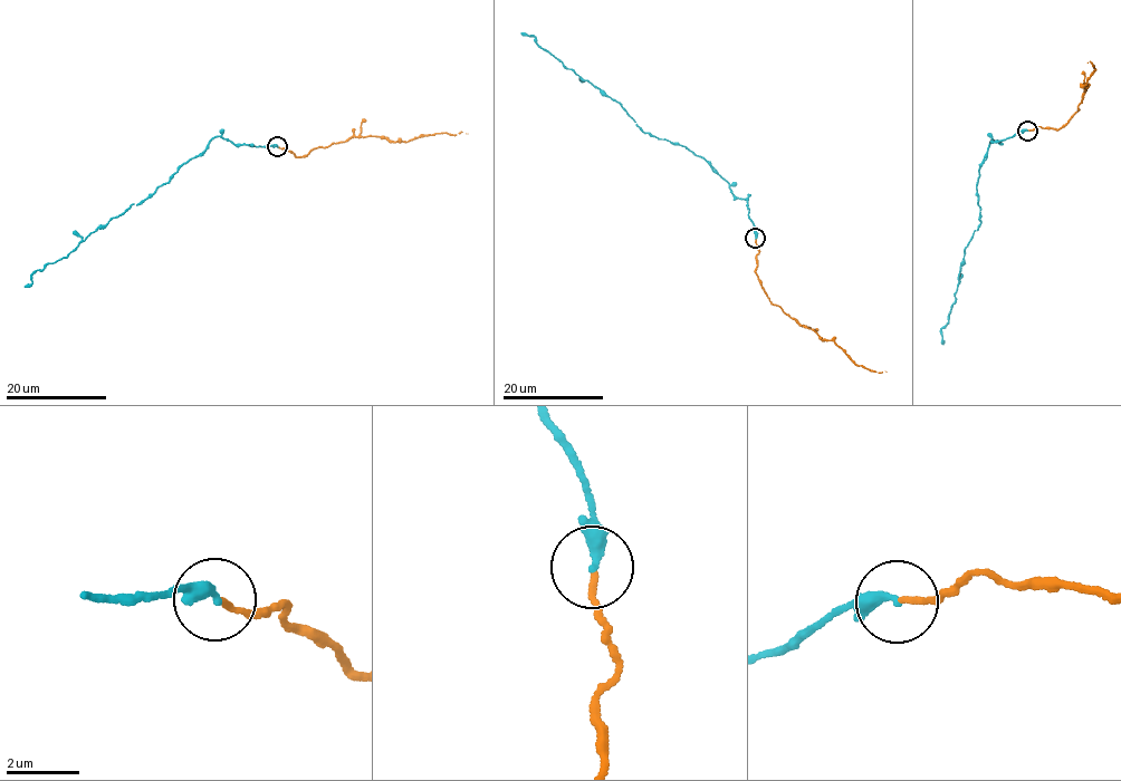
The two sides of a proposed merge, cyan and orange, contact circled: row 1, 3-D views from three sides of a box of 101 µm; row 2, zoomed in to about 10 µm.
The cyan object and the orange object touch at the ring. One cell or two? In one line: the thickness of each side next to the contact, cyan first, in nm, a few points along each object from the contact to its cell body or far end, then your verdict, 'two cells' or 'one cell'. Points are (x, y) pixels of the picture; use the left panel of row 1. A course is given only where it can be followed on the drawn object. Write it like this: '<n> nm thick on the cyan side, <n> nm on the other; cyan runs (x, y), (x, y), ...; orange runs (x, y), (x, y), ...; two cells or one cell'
300 nm thick on the cyan side, 160 nm on the other; cyan runs (277, 146), (236, 144), (217, 136), (171, 179), (89, 234), (70, 253), (35, 270), (32, 282), (24, 286); orange runs (277, 146), (287, 147), (299, 157), (354, 136), (408, 142), (436, 133), (468, 133); one cell

